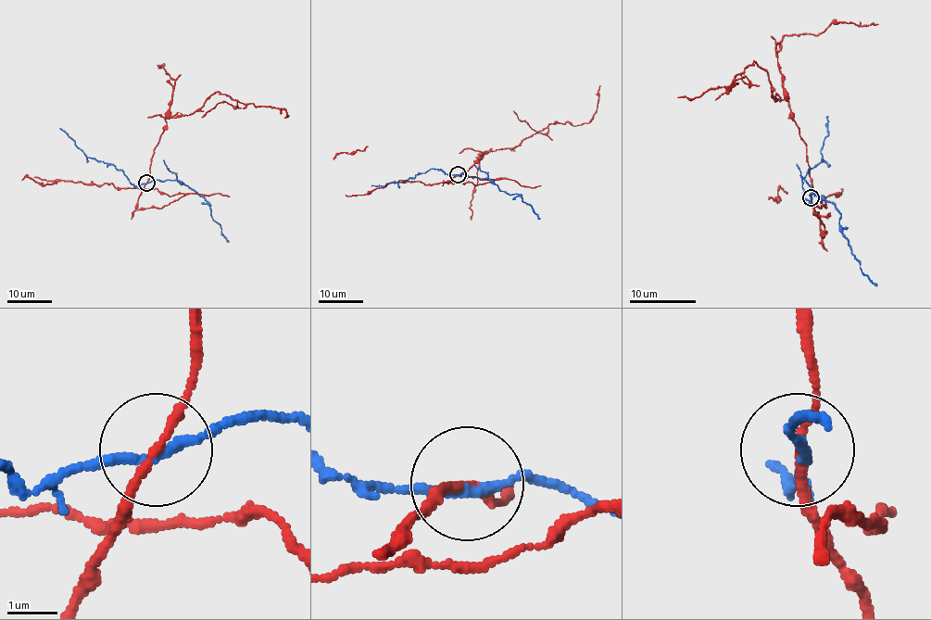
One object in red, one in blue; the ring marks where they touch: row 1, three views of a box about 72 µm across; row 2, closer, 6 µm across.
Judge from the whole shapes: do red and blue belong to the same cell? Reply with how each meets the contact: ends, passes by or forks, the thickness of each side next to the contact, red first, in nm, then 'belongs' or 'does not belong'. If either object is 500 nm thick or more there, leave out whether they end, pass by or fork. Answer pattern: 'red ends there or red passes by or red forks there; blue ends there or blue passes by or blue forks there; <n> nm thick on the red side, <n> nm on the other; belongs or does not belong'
red passes by; blue passes by; 160 nm thick on the red side, 180 nm on the other; does not belong

